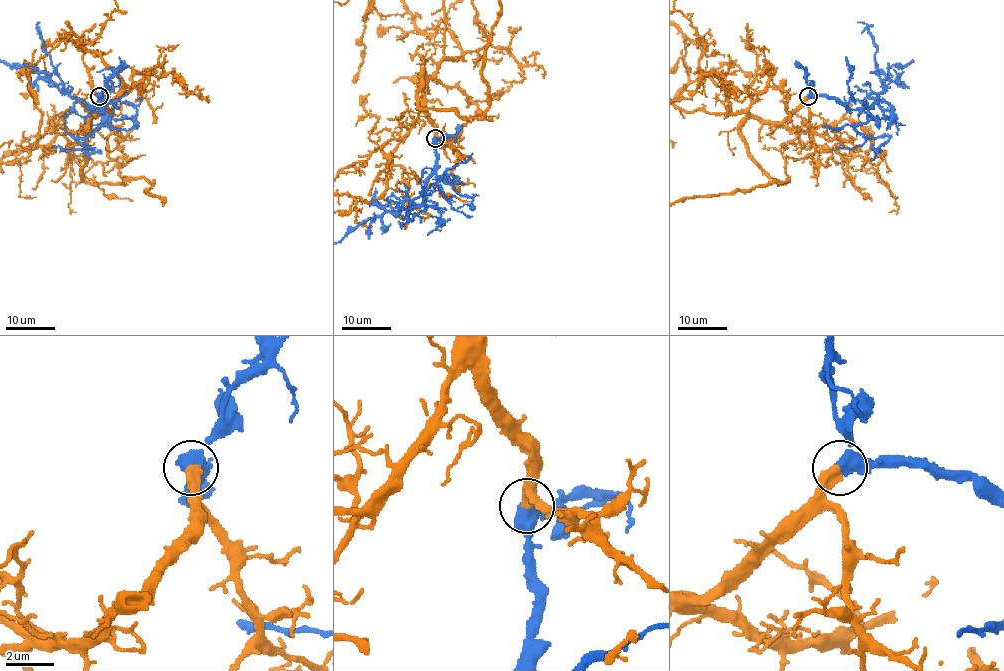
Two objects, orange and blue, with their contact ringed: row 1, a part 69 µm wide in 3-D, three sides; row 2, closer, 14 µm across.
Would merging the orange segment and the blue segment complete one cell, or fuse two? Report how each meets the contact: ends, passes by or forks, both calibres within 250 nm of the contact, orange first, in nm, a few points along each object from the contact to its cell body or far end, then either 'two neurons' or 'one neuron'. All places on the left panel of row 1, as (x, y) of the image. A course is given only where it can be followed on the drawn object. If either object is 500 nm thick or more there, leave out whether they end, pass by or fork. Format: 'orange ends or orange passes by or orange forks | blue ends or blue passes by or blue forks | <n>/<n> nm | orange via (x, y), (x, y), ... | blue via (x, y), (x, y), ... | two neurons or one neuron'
500/380 nm | blue via (99, 96), (100, 104), (129, 101), (136, 114), (106, 122), (84, 137), (73, 136), (90, 152), (52, 147) | one neuron

